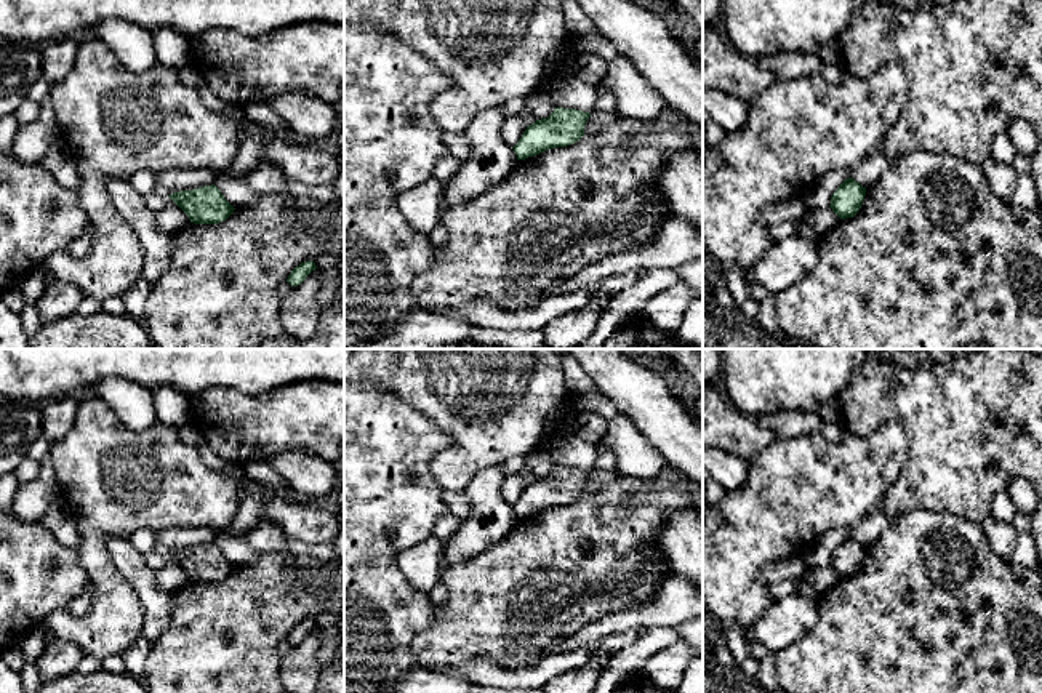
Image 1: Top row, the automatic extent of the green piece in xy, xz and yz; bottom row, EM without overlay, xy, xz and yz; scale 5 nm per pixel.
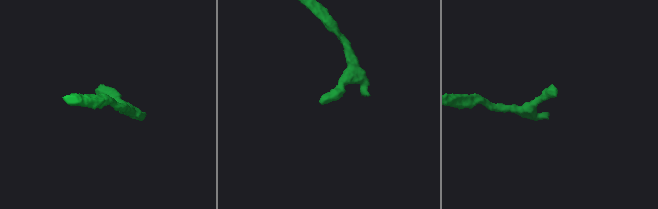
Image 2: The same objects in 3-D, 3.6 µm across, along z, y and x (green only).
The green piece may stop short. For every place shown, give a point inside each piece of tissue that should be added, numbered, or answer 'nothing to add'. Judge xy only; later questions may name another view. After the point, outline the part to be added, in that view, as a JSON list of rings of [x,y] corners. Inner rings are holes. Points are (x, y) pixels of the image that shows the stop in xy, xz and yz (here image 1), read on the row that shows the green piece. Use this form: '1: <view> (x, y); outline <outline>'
nothing to add

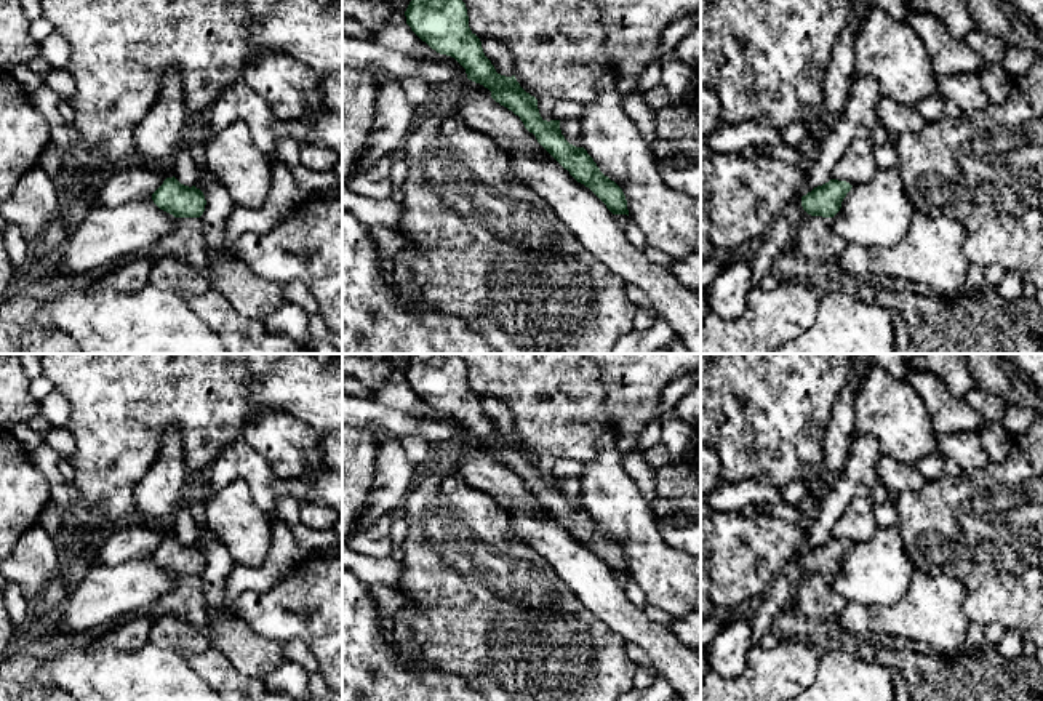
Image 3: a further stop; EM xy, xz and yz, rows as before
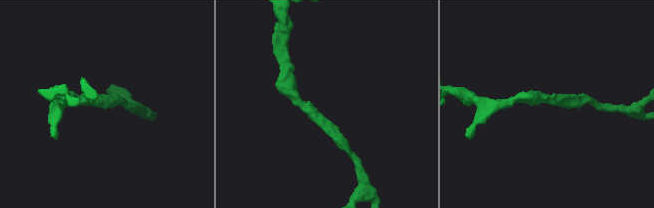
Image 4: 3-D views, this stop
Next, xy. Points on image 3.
nothing to add

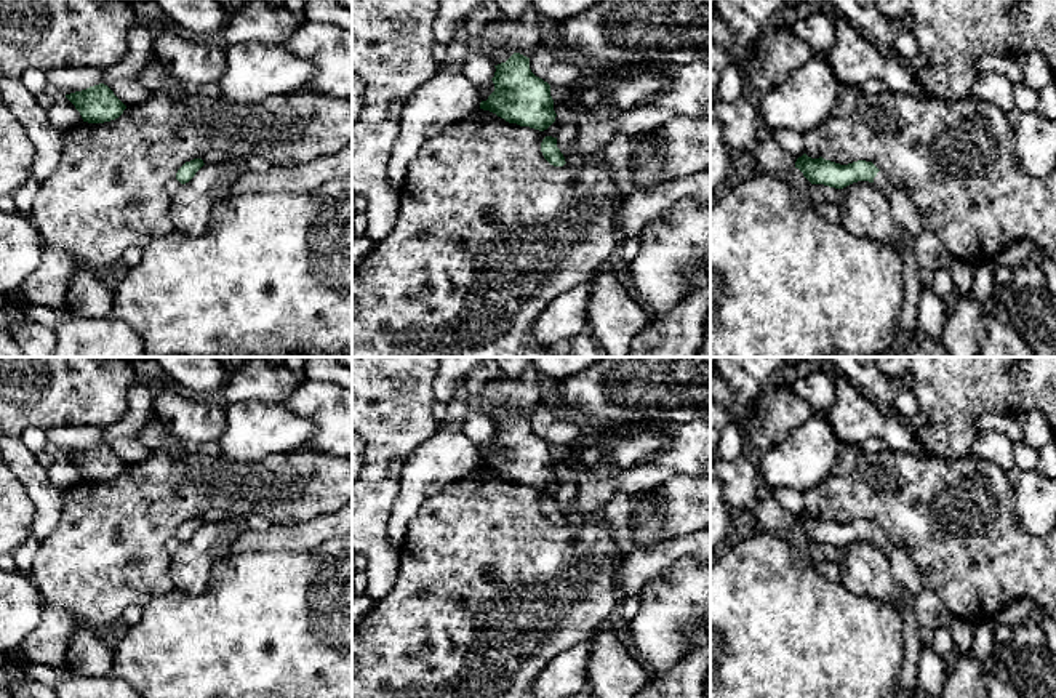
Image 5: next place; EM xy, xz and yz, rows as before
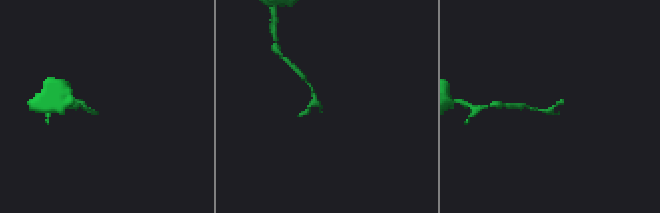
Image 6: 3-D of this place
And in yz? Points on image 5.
1: yz (882, 180); outline [[[883,171],[877,173],[877,176],[874,178],[874,184],[880,189],[898,187],[898,189],[904,191],[904,187],[901,186],[901,183],[896,178],[888,176]]]

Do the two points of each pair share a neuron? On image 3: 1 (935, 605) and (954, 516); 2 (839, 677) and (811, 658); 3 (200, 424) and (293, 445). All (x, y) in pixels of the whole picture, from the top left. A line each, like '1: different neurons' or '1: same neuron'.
1: different neurons
2: different neurons
3: different neurons

